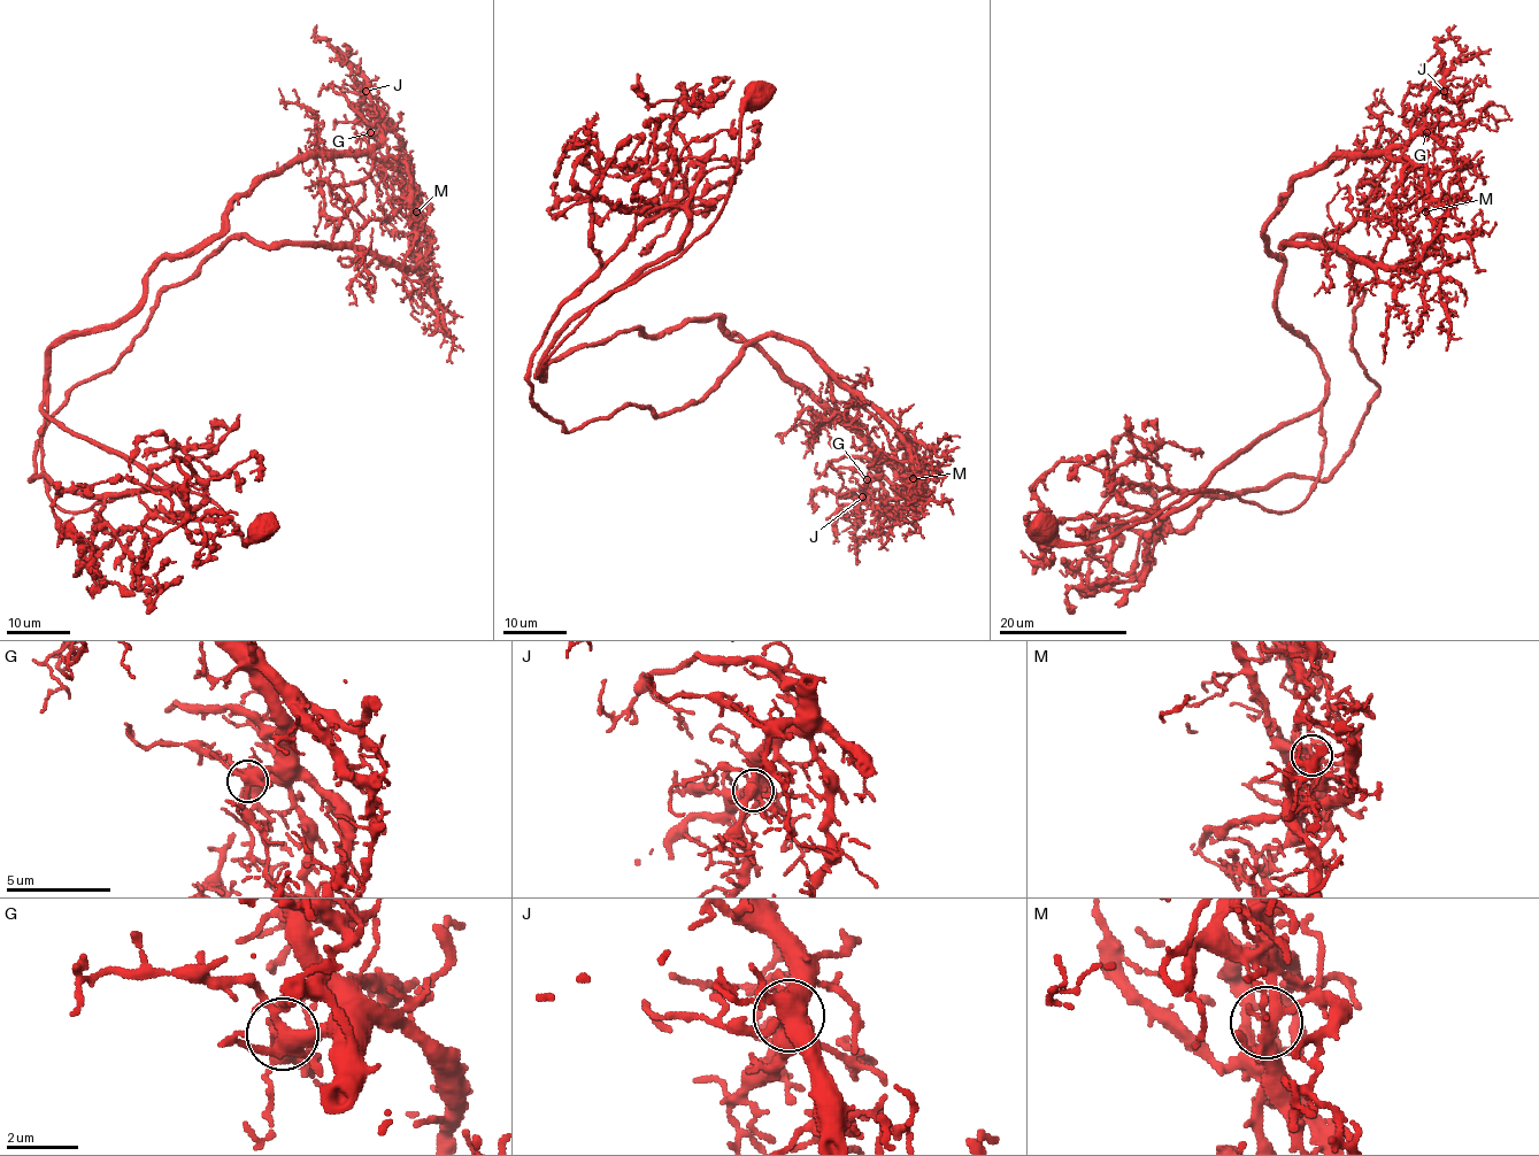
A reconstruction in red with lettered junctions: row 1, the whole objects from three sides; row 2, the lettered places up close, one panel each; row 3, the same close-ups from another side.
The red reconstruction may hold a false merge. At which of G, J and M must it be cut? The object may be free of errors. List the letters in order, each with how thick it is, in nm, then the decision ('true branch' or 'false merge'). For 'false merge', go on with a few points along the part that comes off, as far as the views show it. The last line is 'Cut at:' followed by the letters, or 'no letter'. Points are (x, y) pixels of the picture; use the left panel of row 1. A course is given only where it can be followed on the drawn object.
G: calibre 400 nm; true branch
J: calibre 400 nm; true branch
M: calibre 320 nm; false merge; course (417, 212), (349, 241), (230, 237), (47, 426), (32, 479), (171, 484), (216, 557)
Cut at: M

